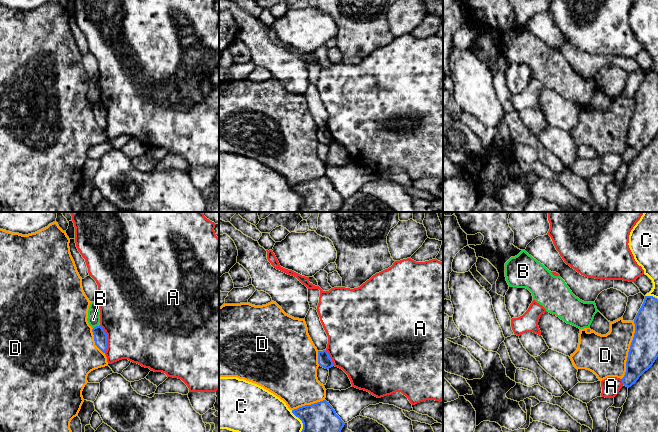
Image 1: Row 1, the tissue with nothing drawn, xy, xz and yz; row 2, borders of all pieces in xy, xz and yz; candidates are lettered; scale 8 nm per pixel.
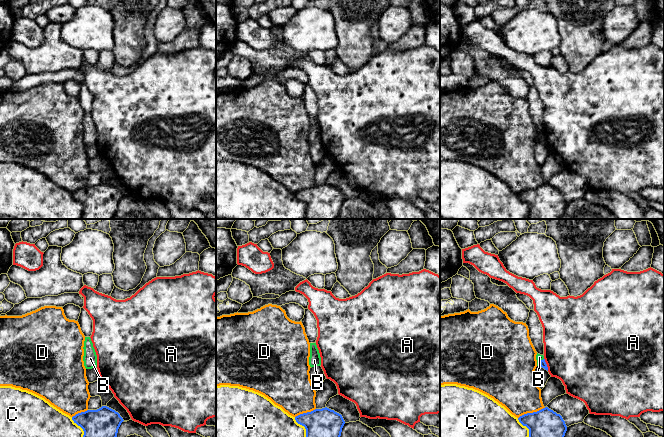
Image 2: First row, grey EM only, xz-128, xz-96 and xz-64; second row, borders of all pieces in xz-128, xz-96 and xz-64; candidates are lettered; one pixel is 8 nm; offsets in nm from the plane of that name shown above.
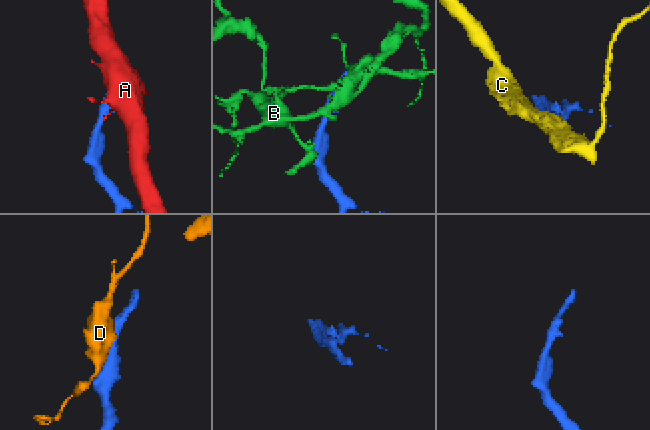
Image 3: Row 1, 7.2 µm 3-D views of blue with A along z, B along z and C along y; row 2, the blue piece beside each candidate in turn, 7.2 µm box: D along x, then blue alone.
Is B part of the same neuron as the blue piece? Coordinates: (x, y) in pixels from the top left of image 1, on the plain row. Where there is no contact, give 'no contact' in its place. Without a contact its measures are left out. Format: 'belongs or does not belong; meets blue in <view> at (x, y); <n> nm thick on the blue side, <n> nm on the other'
does not belong; meets blue in xy at (96, 102); 110 nm thick on the blue side, 100 nm on the other

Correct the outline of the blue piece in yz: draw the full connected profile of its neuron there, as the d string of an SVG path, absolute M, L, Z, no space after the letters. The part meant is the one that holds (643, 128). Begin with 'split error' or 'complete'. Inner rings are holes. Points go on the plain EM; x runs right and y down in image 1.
complete | M645 72L635 95L635 109L622 160L631 163L658 133L658 75Z

